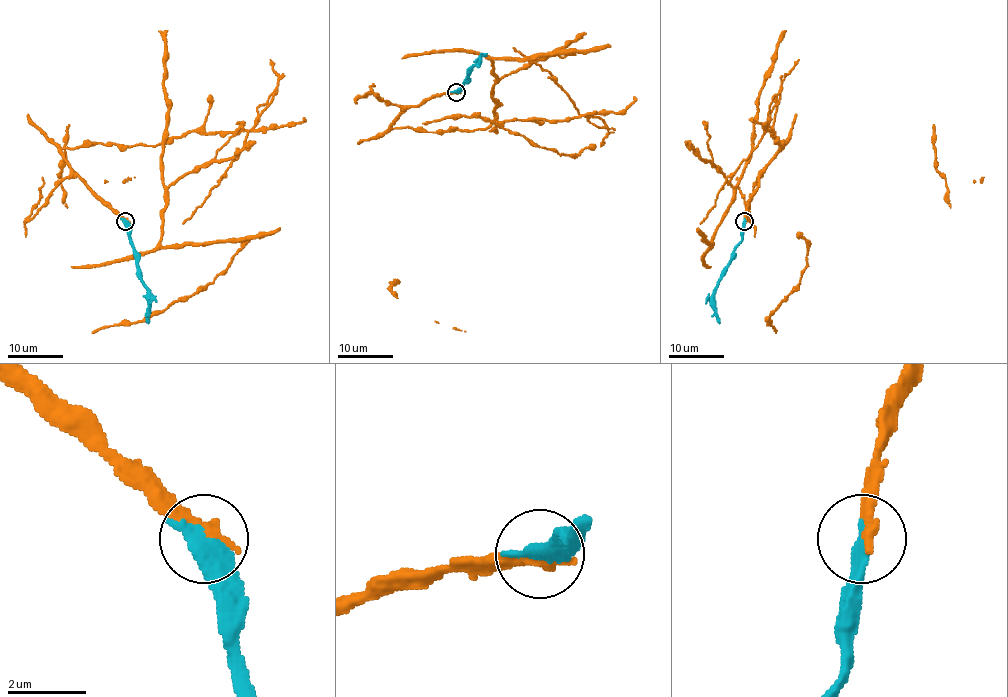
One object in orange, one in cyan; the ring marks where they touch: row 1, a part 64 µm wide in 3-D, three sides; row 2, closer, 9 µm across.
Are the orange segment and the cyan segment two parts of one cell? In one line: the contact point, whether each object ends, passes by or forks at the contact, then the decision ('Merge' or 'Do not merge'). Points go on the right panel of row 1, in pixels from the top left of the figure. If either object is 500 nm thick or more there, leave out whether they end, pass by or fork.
Place: (744, 221). At the ring orange ends. At the ring cyan ends. Merge

